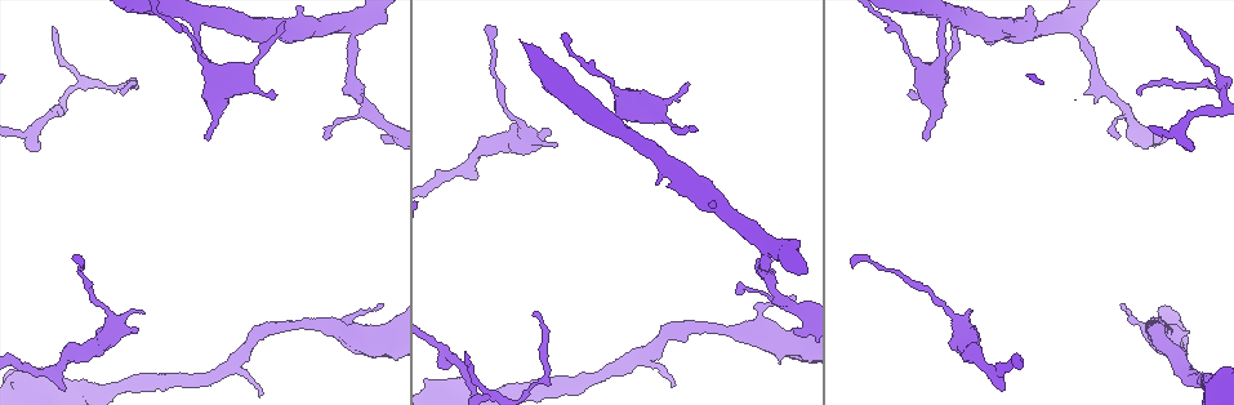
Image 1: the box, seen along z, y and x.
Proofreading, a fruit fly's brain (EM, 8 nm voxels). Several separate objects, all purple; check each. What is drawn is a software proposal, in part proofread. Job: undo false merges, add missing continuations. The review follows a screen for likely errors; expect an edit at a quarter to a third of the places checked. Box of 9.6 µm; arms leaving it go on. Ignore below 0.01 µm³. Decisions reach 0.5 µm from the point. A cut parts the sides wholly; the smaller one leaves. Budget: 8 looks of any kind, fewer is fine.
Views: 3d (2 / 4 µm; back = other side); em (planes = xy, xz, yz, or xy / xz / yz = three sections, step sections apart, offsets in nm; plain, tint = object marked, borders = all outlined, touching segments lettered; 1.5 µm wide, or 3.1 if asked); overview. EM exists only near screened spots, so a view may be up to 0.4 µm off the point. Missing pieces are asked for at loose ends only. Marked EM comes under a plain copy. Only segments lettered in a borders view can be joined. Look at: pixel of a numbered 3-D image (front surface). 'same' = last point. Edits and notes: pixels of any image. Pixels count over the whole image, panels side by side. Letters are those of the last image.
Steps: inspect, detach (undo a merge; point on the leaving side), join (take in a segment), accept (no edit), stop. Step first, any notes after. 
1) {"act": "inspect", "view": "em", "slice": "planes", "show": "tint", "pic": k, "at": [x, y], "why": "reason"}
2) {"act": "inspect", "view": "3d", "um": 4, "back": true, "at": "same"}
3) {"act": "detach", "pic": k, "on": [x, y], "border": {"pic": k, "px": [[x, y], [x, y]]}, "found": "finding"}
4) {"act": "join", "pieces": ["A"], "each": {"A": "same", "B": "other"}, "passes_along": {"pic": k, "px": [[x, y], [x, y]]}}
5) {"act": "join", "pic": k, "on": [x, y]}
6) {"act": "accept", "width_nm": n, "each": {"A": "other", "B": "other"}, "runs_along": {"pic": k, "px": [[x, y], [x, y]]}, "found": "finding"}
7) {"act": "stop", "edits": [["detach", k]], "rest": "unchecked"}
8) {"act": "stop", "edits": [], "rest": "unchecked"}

{"act": "inspect", "view": "3d", "um": 2, "pic": 1, "at": [64, 390], "why": "an open end"}

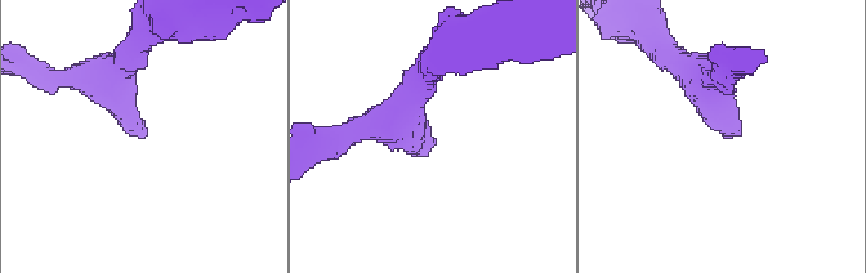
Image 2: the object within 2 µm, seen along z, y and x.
{"act": "inspect", "view": "em", "slice": "planes", "show": "borders", "pic": 2, "at": [736, 134], "arm_widths_nm": [200, 220]}

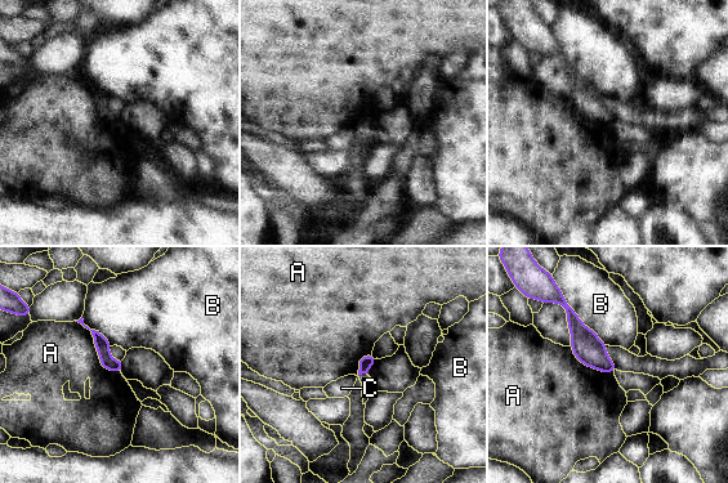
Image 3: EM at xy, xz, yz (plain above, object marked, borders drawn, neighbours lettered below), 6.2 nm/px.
{"act": "accept", "longest_contact_nm": ["A", 440], "each": {"A": "other", "B": "other", "C": "other"}, "found": "no lettered segment goes on from it"}

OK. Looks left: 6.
{"act": "inspect", "view": "3d", "um": 2, "pic": 1, "at": [536, 311], "why": "an open end"}

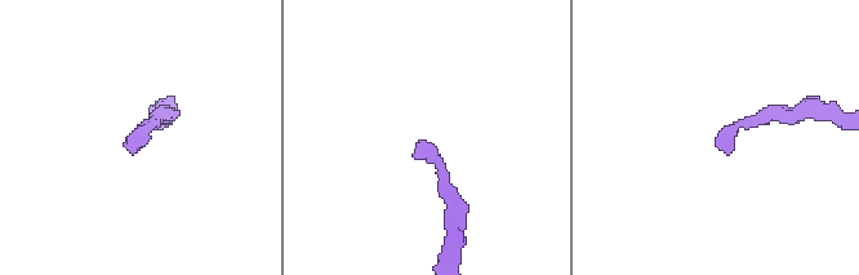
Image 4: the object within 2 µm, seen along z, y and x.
{"act": "inspect", "view": "em", "slice": "xz", "step": 4, "show": "tint", "pic": 4, "at": [419, 145]}

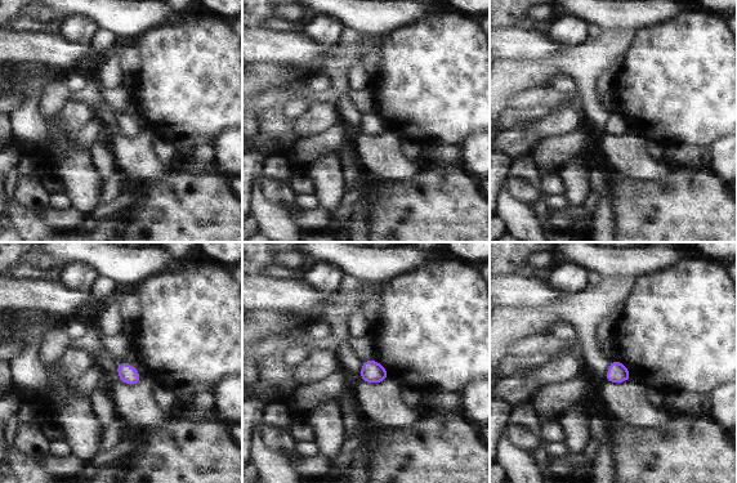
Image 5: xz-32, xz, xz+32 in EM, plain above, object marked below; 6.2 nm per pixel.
{"act": "inspect", "view": "em", "slice": "planes", "show": "borders", "at": "same", "why": "cut it another way"}

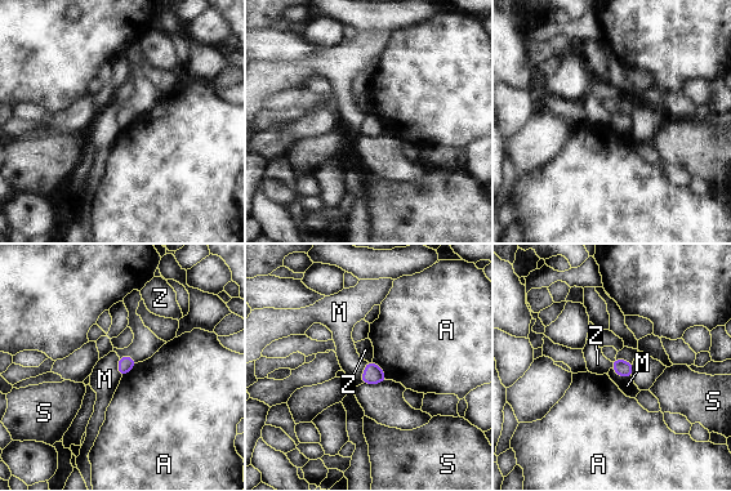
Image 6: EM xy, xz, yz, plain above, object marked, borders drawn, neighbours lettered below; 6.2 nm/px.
{"act": "accept", "longest_contact_nm": ["A", 160], "each": {"A": "other", "M": "other", "S": "other", "Z": "other"}, "found": "no lettered segment goes on from it"}

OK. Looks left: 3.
{"act": "inspect", "view": "3d", "um": 2, "pic": 1, "at": [52, 27]}

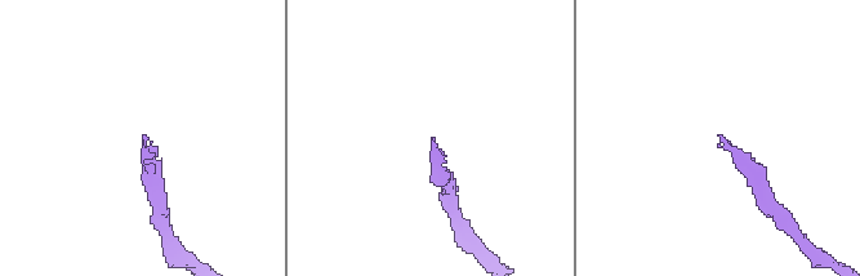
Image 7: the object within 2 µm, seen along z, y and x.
{"act": "inspect", "view": "em", "slice": "yz", "step": 8, "show": "tint", "pic": 7, "at": [436, 144]}

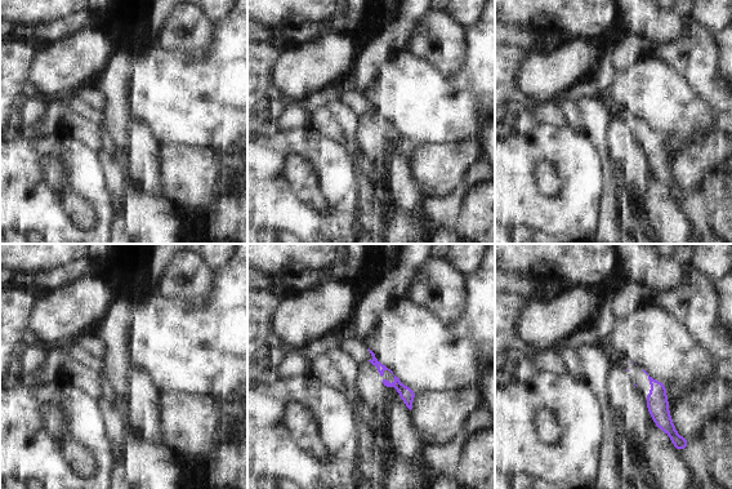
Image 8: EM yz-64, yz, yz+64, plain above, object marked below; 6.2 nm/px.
{"act": "inspect", "view": "em", "slice": "planes", "show": "borders", "at": "same", "why": "another direction"}

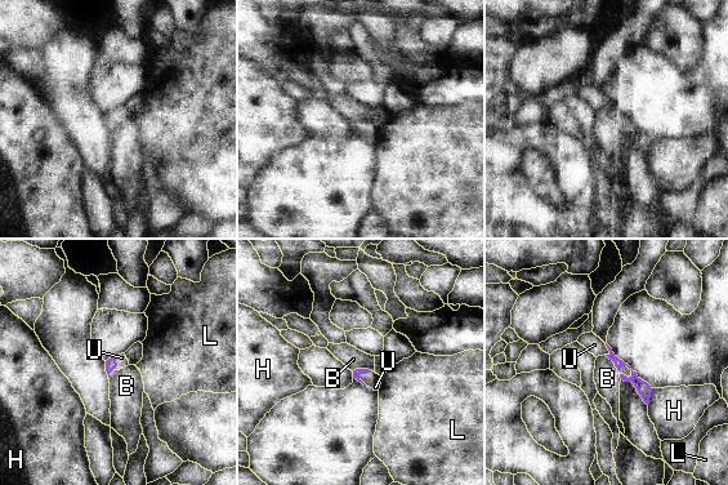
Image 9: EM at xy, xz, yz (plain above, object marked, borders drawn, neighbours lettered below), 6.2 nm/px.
{"act": "join", "pieces": ["U"], "longest_contact_nm": ["B", 140], "each": {"B": "other", "H": "other", "L": "other", "U": "same"}, "passes_along": {"pic": 9, "px": [[644, 390], [629, 368], [625, 370]]}, "found": "the neuron continues"}

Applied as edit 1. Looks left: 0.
{"act": "stop", "edits": [["join", 9]], "rest": "unchecked"}

